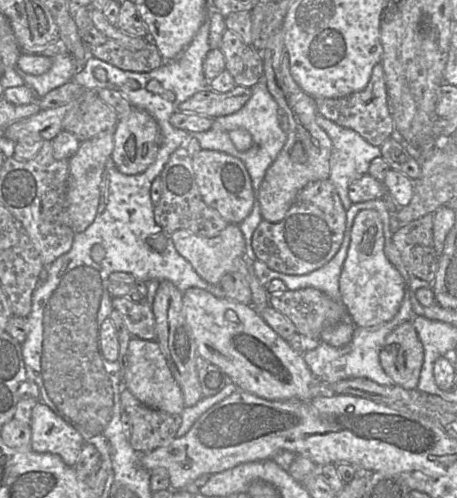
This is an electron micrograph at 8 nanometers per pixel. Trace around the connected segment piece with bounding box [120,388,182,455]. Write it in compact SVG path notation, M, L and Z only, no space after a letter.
M123 388L120 404L130 426L129 442L140 455L151 452L176 438L181 414L169 414L150 408Z

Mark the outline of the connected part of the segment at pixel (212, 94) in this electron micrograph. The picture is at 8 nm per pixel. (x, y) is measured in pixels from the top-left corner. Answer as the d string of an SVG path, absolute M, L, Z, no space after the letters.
M238 85L225 93L217 93L207 86L203 91L180 103L177 110L214 119L239 111L250 99L251 93L251 88Z

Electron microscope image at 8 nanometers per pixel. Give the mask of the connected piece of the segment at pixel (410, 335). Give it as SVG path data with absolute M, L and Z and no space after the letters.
M411 321L396 327L379 353L382 368L395 385L416 390L424 364L424 347Z

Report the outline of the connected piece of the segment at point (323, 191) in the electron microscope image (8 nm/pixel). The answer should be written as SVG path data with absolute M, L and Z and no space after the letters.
M328 179L306 185L297 195L280 222L262 220L253 232L251 248L256 257L271 270L287 275L304 275L328 263L339 251L345 231L346 209Z

